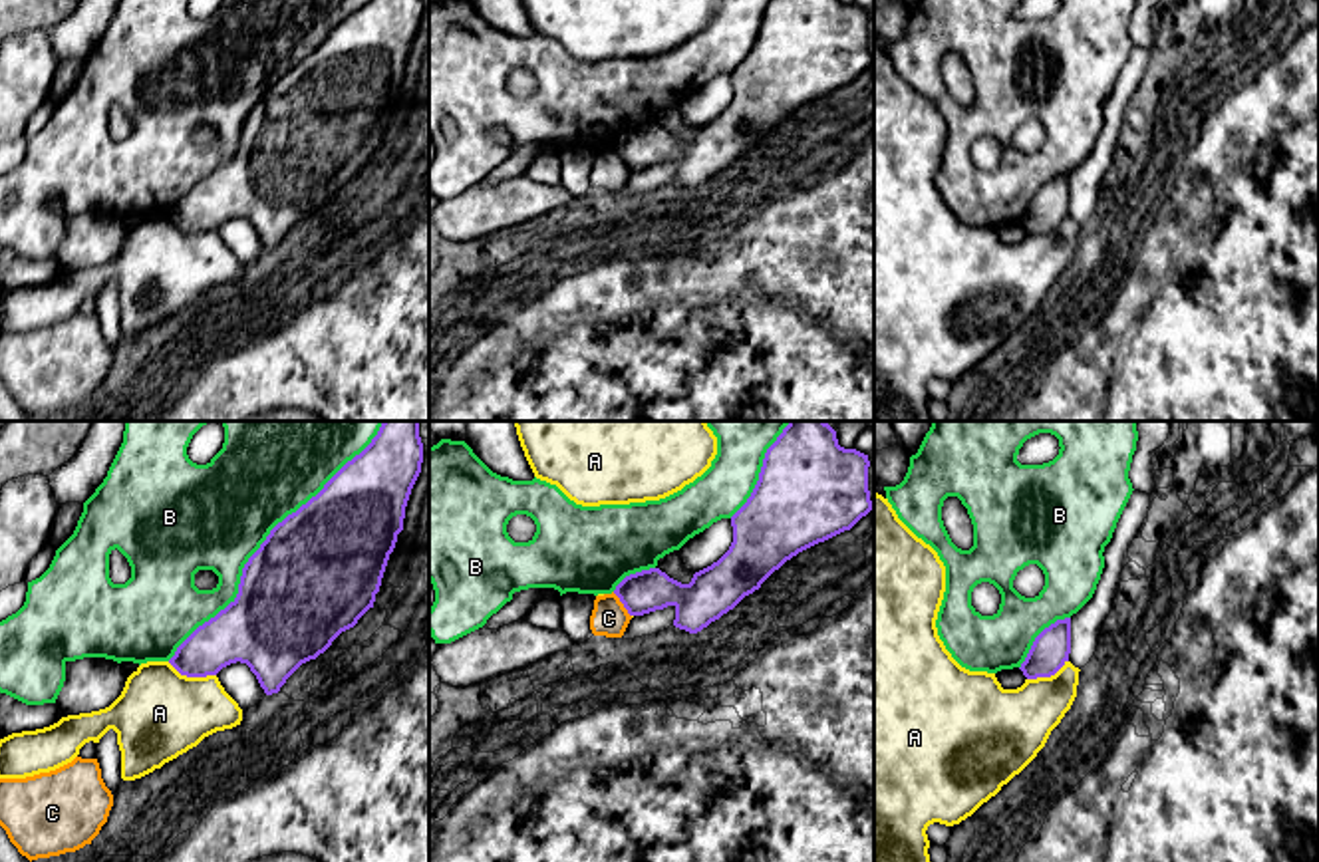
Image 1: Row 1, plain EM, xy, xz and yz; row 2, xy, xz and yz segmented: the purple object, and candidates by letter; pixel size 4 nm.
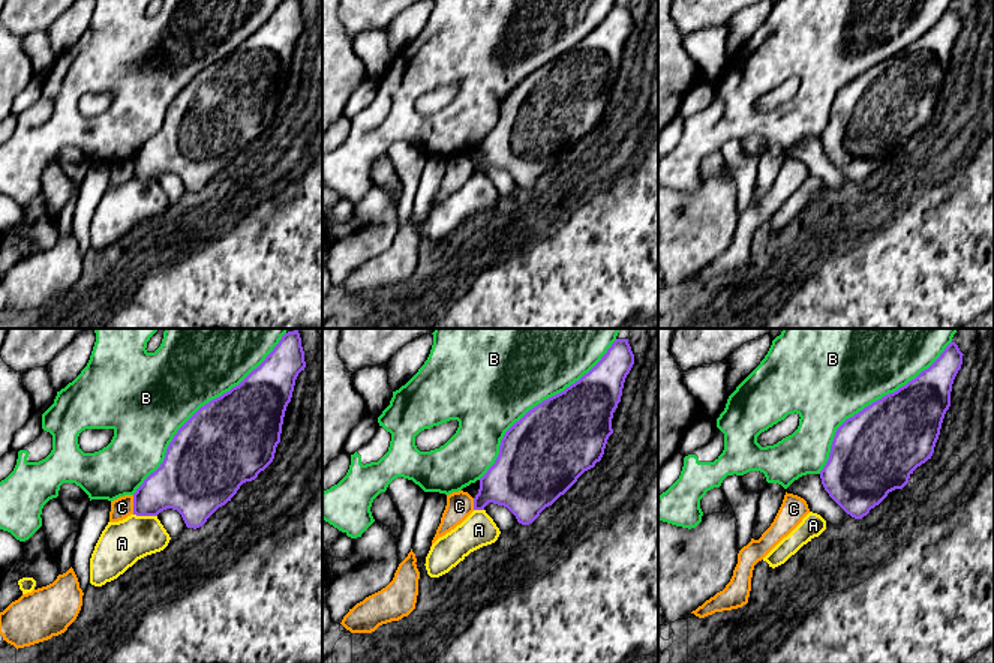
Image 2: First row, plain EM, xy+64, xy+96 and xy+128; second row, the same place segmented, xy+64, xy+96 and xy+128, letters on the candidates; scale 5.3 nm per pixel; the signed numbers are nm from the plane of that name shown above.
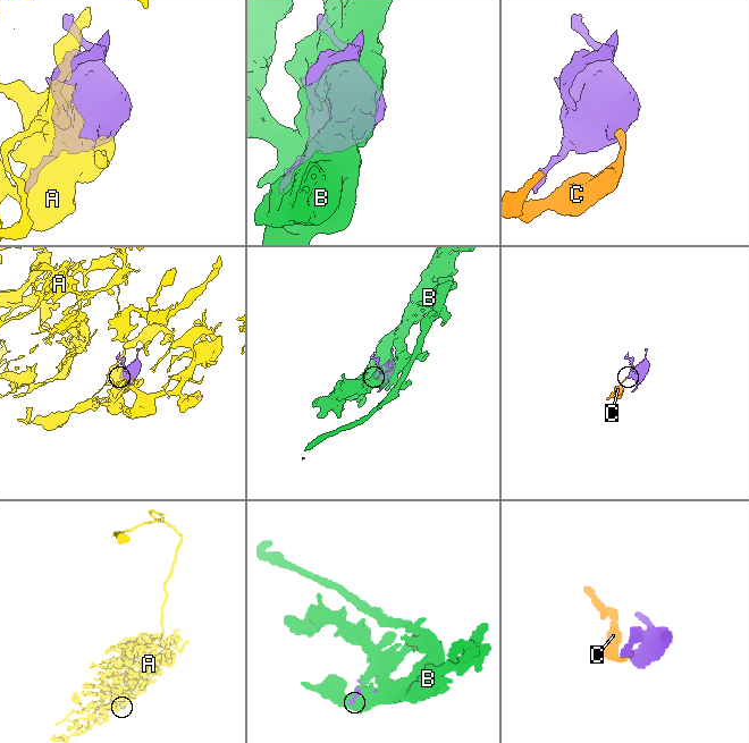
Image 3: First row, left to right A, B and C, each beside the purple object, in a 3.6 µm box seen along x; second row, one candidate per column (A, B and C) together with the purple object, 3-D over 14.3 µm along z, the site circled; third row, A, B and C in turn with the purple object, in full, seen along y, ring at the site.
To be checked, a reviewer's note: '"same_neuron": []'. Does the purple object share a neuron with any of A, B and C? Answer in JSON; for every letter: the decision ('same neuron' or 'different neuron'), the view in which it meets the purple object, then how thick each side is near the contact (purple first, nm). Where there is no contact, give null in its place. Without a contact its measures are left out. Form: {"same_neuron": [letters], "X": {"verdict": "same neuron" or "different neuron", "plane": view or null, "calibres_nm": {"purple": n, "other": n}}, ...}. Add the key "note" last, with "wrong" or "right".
{"same_neuron": [], "A": {"verdict": "different neuron", "plane": "xy", "calibres_nm": {"purple": 220, "other": 360}}, "B": {"verdict": "different neuron", "plane": "xy", "calibres_nm": {"purple": 500, "other": 440}}, "C": {"verdict": "different neuron", "plane": "xz", "calibres_nm": {"purple": 170, "other": 150}}, "note": "right"}

